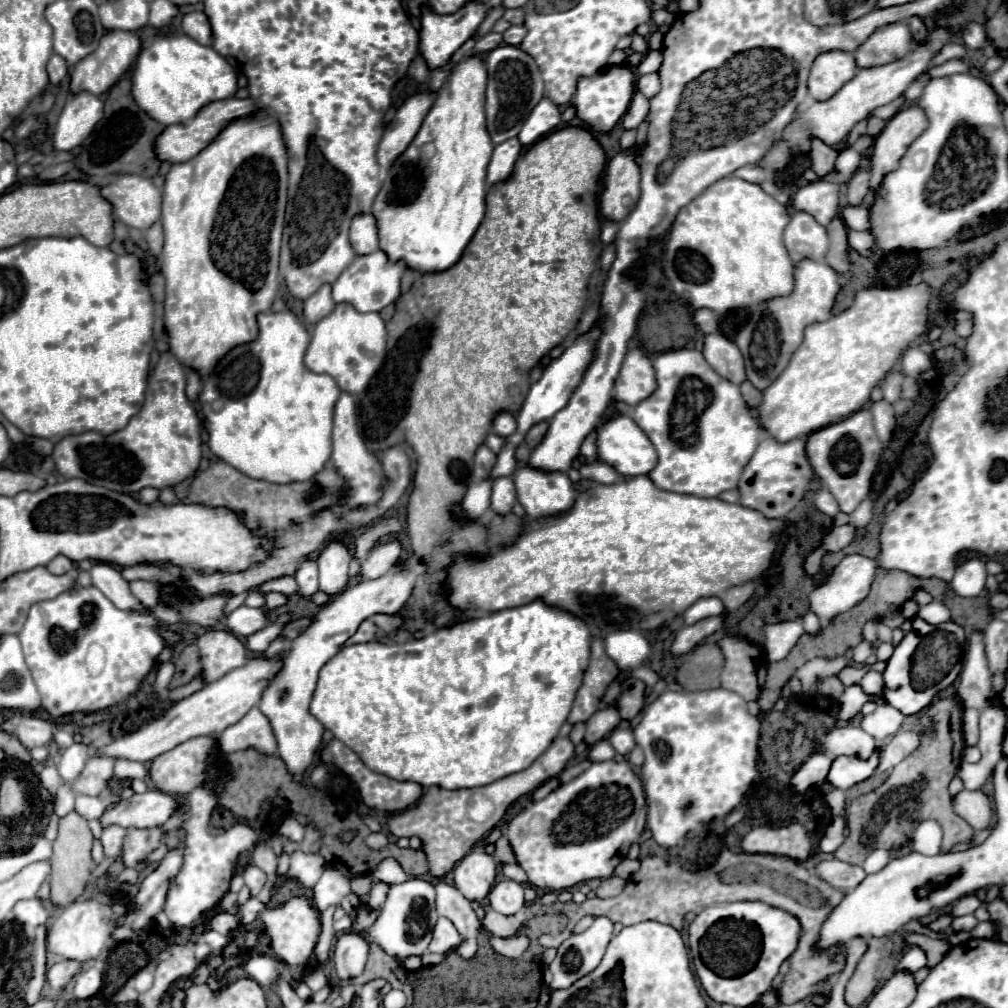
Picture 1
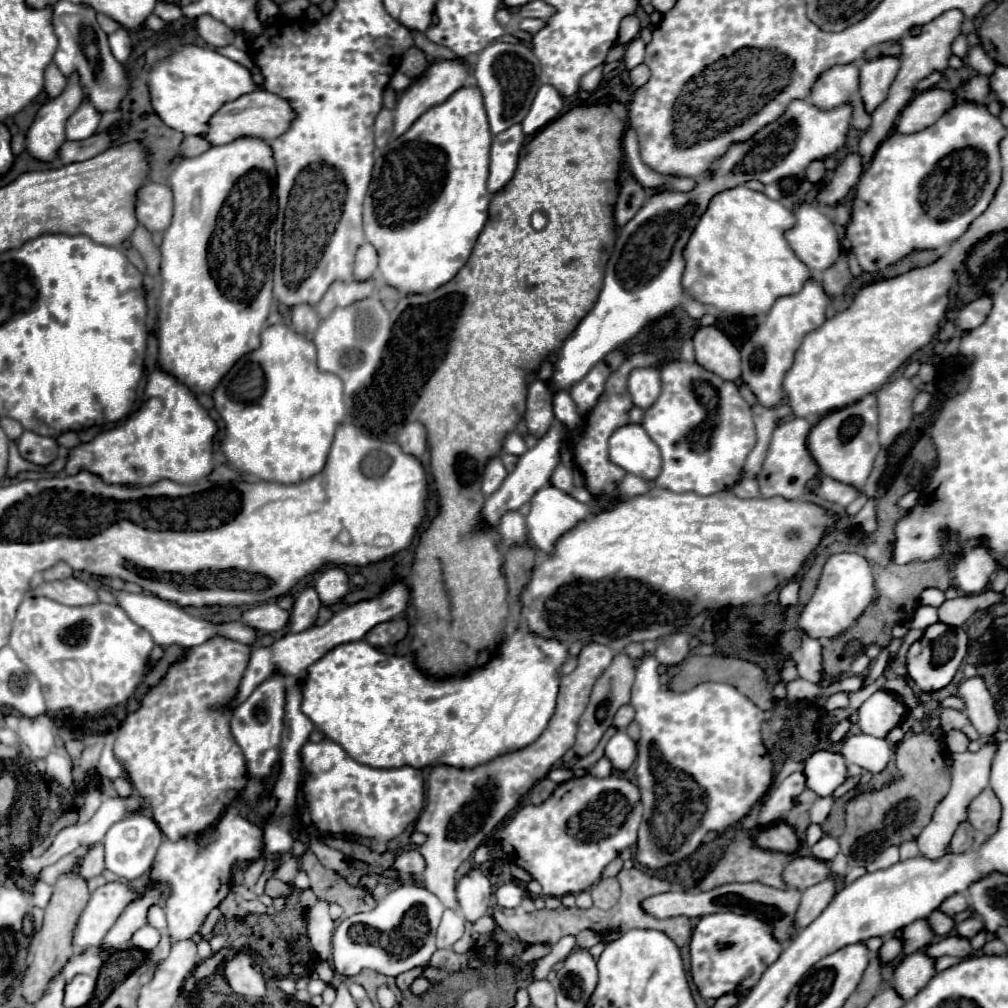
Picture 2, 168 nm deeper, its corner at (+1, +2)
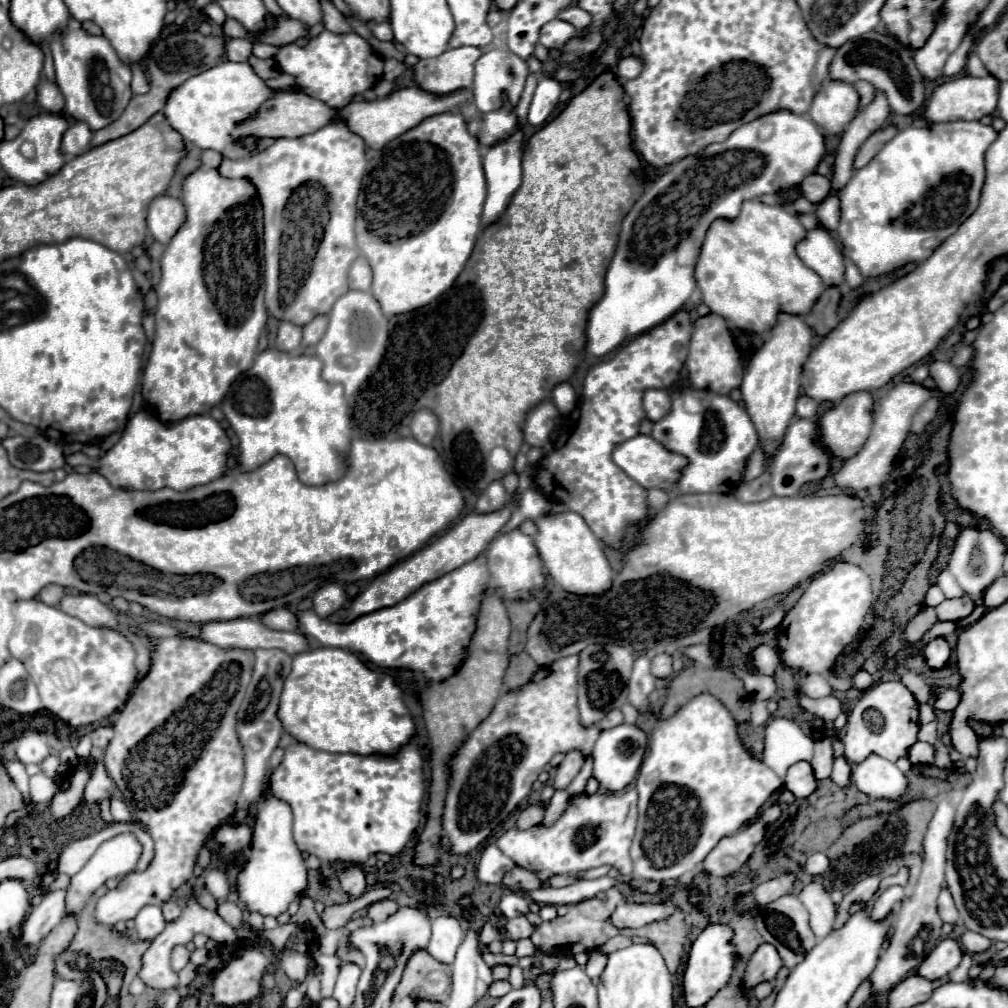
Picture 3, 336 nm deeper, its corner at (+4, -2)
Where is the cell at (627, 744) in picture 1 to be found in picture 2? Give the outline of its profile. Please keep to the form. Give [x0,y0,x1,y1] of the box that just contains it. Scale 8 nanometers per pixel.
[606,732,636,772]

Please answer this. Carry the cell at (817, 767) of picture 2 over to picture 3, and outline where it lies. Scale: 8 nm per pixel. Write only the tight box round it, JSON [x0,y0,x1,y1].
[785,762,817,798]

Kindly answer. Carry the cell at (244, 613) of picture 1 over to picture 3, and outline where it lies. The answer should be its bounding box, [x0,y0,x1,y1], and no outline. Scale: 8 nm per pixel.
[261,608,299,630]

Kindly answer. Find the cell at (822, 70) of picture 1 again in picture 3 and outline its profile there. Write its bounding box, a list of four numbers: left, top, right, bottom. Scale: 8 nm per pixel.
[809,80,859,134]

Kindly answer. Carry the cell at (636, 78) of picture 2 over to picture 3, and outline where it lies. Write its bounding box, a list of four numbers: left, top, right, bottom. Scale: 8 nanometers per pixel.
[617,56,643,80]

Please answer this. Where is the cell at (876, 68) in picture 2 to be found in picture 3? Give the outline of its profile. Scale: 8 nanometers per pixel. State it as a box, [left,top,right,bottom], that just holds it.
[831,92,889,192]

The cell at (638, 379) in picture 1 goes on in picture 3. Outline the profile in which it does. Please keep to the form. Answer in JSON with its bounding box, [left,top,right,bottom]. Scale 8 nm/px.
[643,390,671,422]

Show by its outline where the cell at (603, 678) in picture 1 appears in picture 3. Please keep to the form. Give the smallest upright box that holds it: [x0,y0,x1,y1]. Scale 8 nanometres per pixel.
[443,656,599,854]

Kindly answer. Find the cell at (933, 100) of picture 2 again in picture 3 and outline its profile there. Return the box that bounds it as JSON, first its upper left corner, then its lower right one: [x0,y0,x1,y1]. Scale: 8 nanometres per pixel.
[925,76,999,122]

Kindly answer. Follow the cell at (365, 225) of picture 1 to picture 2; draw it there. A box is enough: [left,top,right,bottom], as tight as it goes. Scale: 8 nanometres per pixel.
[354,244,378,280]

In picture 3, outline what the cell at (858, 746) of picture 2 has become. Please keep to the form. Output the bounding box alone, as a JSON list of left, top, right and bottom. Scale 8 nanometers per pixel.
[851,756,907,800]

